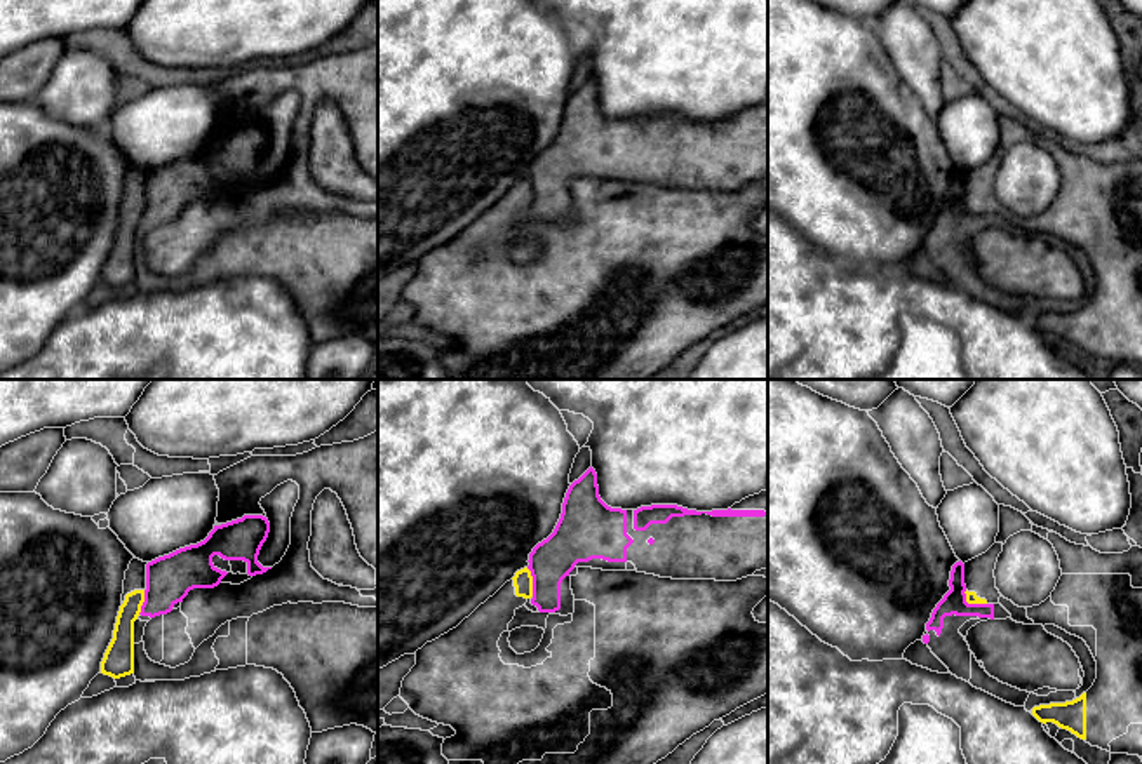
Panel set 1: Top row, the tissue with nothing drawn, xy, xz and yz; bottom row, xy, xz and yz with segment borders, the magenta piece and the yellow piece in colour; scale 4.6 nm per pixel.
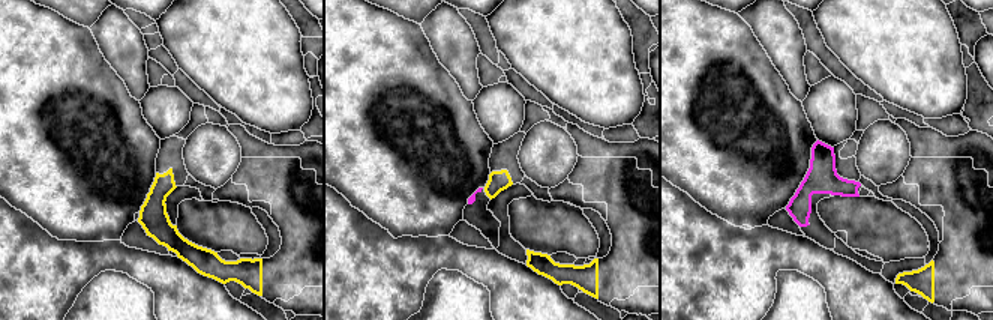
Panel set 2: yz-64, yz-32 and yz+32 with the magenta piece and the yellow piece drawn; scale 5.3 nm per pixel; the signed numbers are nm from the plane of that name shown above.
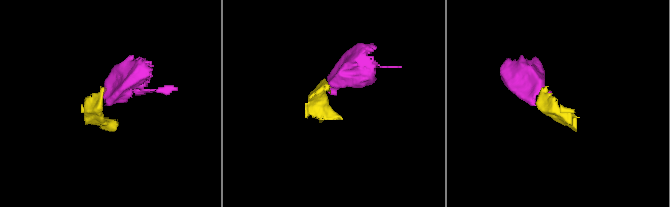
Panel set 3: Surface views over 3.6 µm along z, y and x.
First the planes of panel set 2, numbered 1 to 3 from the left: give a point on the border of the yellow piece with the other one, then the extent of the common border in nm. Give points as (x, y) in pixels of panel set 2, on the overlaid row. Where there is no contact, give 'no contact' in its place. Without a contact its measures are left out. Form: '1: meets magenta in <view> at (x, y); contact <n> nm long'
1: no contact
2: no contact
3: no contact

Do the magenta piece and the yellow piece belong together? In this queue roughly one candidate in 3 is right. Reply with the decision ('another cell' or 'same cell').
another cell

